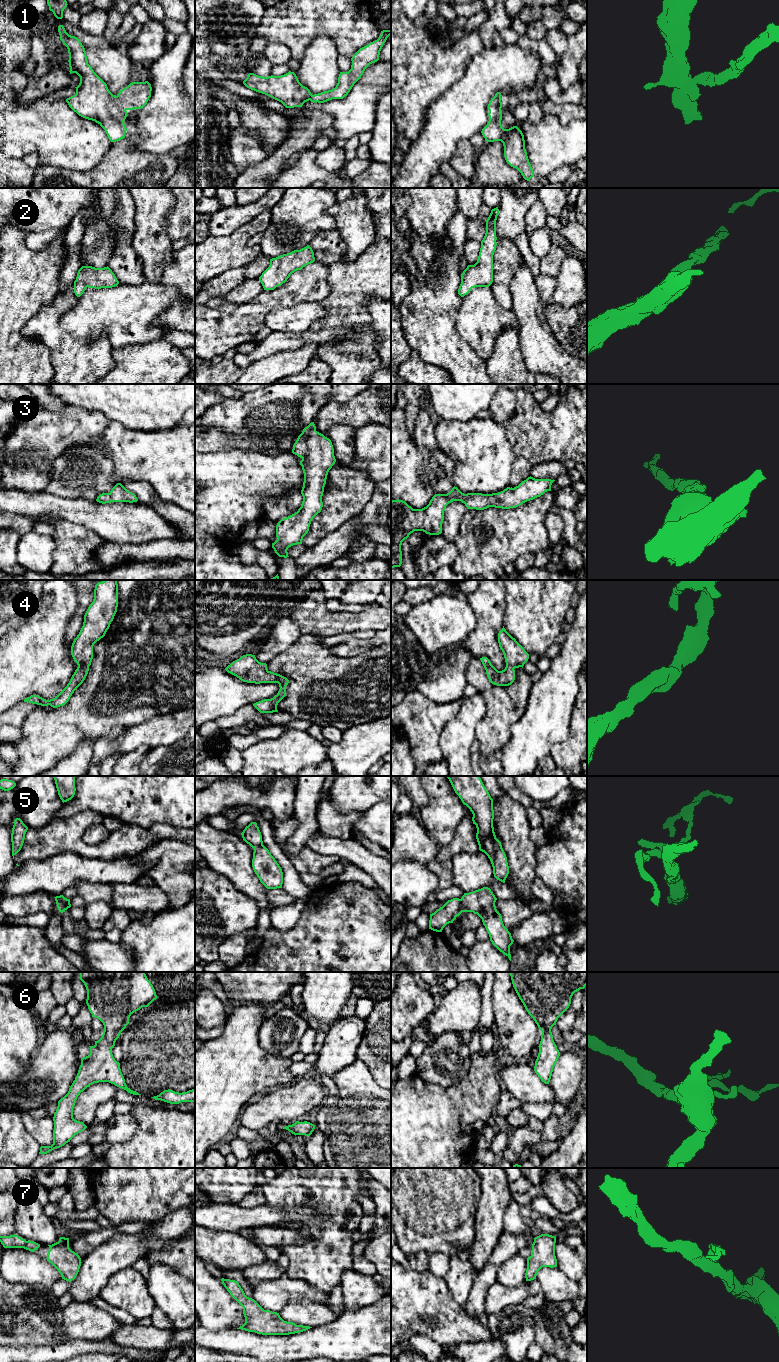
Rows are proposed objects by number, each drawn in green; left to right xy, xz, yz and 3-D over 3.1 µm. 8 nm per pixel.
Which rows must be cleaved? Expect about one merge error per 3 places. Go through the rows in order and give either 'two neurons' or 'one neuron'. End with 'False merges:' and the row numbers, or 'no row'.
1: one neuron
2: one neuron
3: one neuron
4: one neuron
5: two neurons
6: one neuron
7: one neuron
False merges: 5

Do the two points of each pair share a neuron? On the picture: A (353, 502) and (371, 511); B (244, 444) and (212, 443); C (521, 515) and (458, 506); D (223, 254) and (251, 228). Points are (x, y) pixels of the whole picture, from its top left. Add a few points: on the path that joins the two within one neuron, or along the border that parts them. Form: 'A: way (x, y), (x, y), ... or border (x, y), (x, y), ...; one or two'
A: border (375, 487), (371, 499), (354, 516); two
B: way (236, 443), (220, 443); one
C: border (467, 508), (462, 517), (459, 530); two
D: way (230, 247), (244, 233); one

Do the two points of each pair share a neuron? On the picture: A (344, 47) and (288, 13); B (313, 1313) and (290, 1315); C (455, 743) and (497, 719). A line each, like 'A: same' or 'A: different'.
A: same
B: same
C: different

